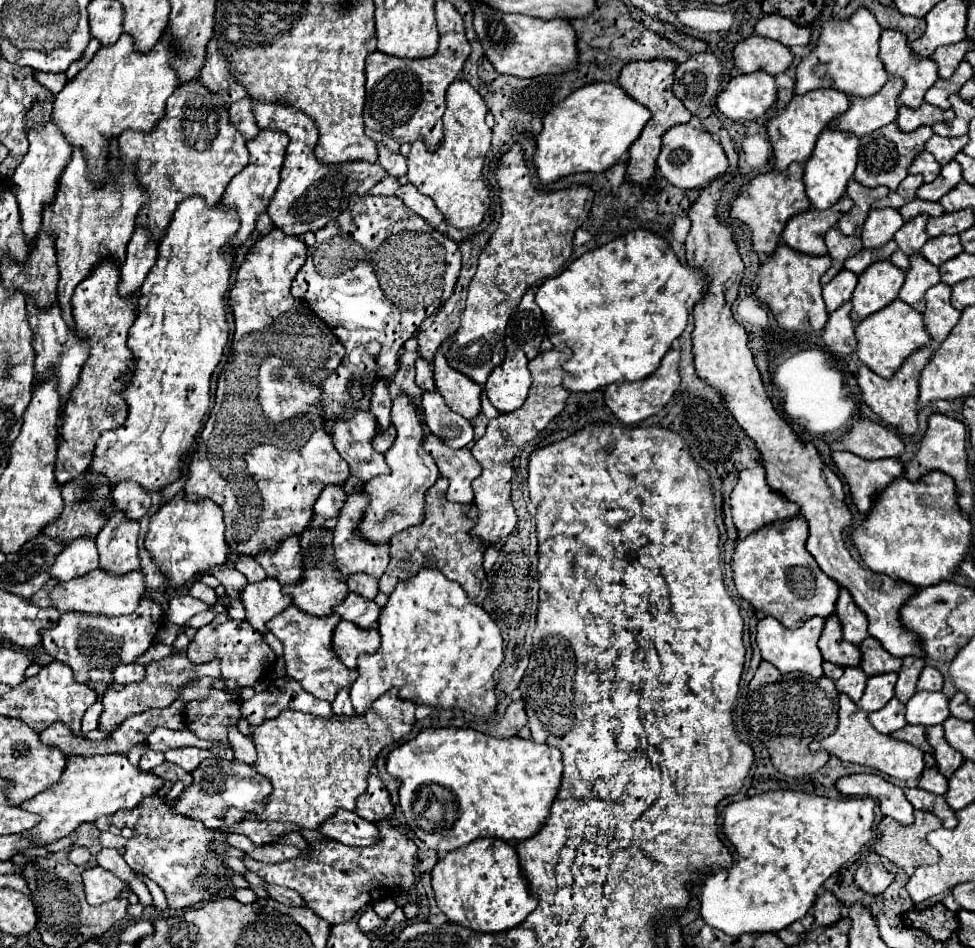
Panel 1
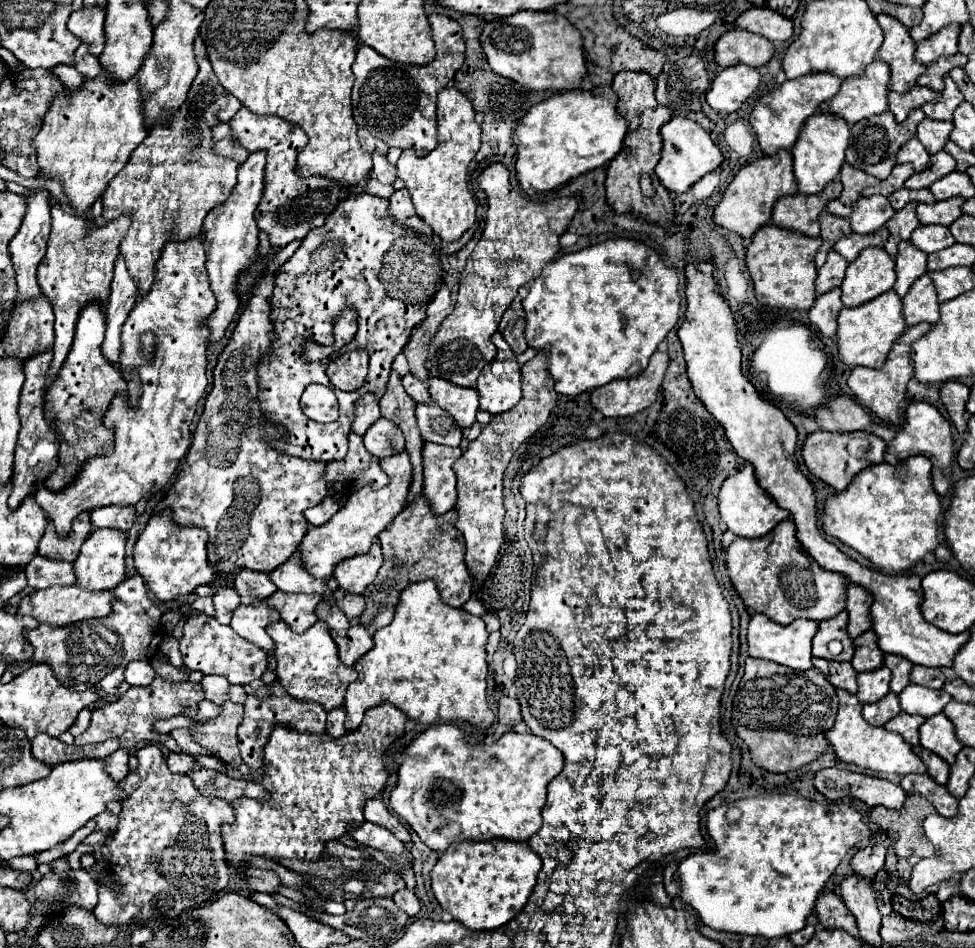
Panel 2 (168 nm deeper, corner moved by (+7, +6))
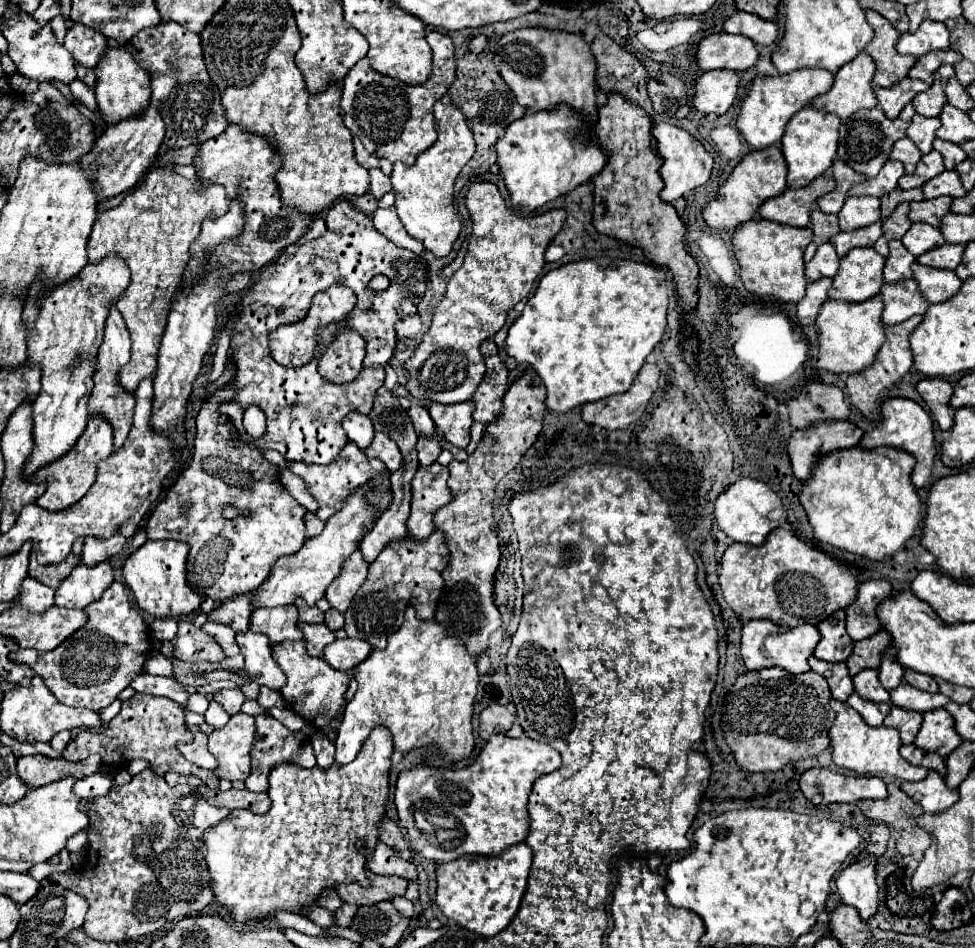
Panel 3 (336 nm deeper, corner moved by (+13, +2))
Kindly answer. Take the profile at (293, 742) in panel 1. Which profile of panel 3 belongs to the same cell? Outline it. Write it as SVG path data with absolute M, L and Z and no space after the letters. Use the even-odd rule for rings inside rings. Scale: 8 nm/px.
M375 728L365 740L359 756L347 766L333 764L329 770L317 766L303 770L295 764L281 764L269 774L267 794L271 798L271 810L265 816L247 810L233 810L217 826L203 832L201 840L207 846L205 862L215 900L229 910L237 924L265 920L275 916L277 910L299 914L307 906L315 906L319 896L327 890L335 890L337 884L357 882L369 886L365 870L367 856L359 852L357 842L367 842L367 848L373 848L379 842L379 820L383 820L389 792L391 754L391 732L387 728Z

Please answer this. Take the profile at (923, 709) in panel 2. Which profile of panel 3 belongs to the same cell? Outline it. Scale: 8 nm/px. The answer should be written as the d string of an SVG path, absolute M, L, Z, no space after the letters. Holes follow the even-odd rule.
M903 682L899 684L897 688L891 690L891 702L895 706L901 706L901 708L907 708L907 710L917 710L917 712L929 712L929 710L935 710L935 708L943 708L947 702L947 696L943 696L941 692L935 692L935 694L927 694L923 690L917 690L917 688L911 688L911 684Z

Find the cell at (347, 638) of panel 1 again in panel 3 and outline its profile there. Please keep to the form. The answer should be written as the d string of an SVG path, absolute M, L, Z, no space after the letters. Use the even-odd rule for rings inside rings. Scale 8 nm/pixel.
M345 638L345 640L335 640L325 648L325 660L337 670L349 672L357 664L361 664L371 652L373 652L371 644L363 640Z

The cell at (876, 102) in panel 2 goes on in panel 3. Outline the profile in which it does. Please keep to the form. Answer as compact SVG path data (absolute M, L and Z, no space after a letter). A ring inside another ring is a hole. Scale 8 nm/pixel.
M861 52L855 60L847 62L837 74L833 86L817 98L817 108L837 114L841 120L849 118L861 108L875 108L877 96L873 92L875 62L869 54Z

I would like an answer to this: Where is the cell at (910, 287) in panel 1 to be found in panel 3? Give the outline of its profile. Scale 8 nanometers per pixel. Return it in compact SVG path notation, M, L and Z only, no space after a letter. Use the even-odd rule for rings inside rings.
M891 240L889 256L883 268L885 282L899 282L905 278L913 278L913 272L911 272L913 262L915 262L915 256L901 244L901 240Z

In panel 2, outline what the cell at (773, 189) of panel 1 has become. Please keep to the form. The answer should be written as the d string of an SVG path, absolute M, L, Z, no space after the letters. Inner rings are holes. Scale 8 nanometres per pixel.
M779 150L775 156L763 156L747 166L743 166L733 182L727 186L721 202L715 208L713 220L717 226L723 226L745 240L751 240L755 232L771 222L773 206L783 196L797 194L797 184L793 176L793 158L789 150Z

